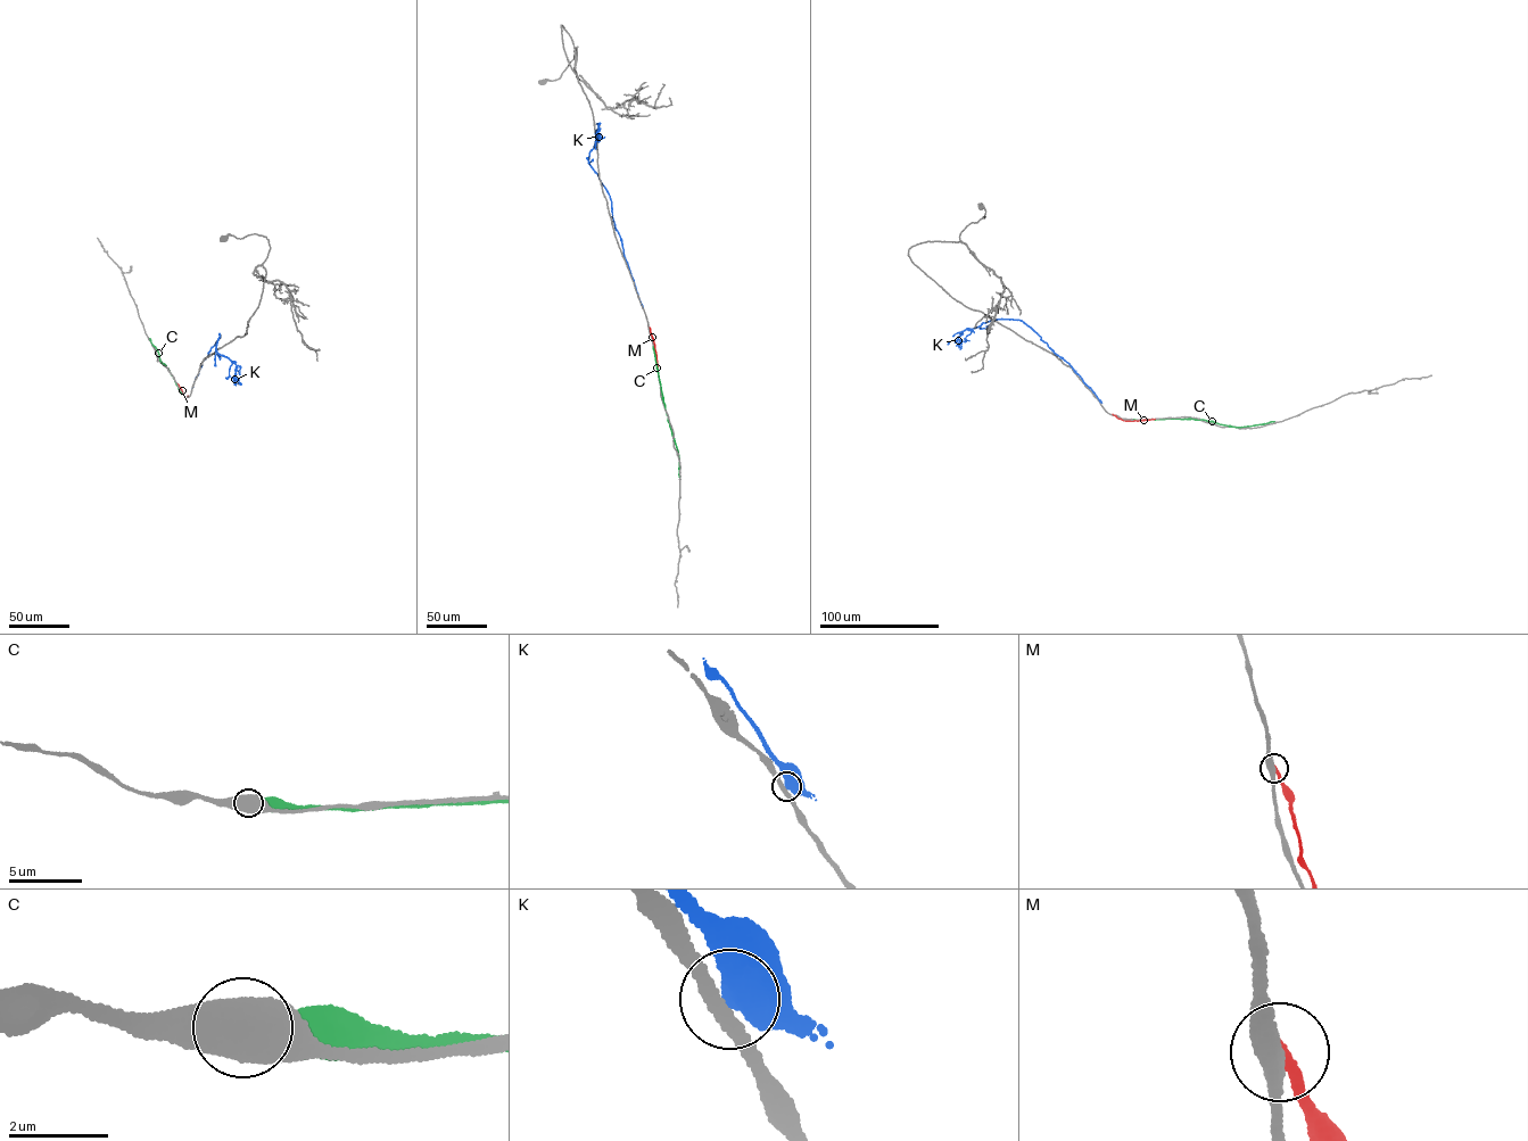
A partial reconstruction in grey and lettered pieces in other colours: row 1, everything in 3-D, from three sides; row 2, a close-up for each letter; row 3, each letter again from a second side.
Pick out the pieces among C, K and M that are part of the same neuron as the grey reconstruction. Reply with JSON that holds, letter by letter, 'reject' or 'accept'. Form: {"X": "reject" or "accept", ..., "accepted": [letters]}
{"C": "reject", "K": "reject", "M": "reject", "accepted": []}

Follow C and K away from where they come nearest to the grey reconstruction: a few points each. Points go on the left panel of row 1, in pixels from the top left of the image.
C: (182, 395), (149, 338)
K: (191, 388), (219, 333), (216, 350), (236, 364), (234, 381), (239, 385)

